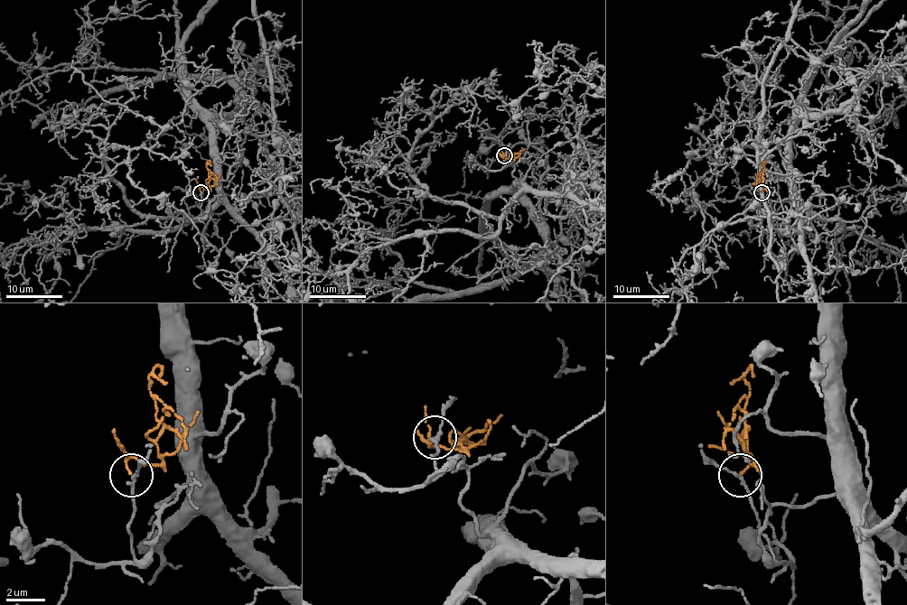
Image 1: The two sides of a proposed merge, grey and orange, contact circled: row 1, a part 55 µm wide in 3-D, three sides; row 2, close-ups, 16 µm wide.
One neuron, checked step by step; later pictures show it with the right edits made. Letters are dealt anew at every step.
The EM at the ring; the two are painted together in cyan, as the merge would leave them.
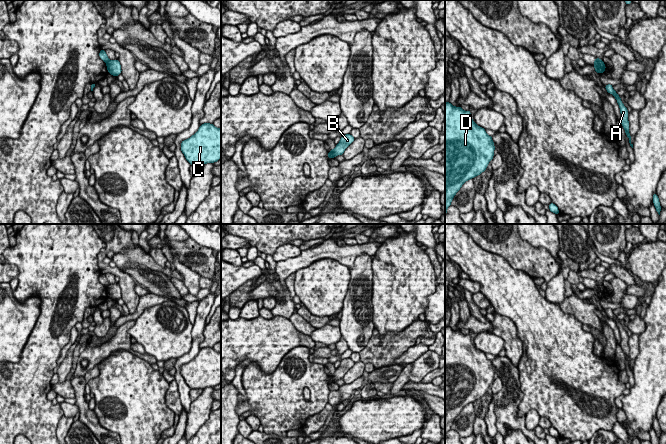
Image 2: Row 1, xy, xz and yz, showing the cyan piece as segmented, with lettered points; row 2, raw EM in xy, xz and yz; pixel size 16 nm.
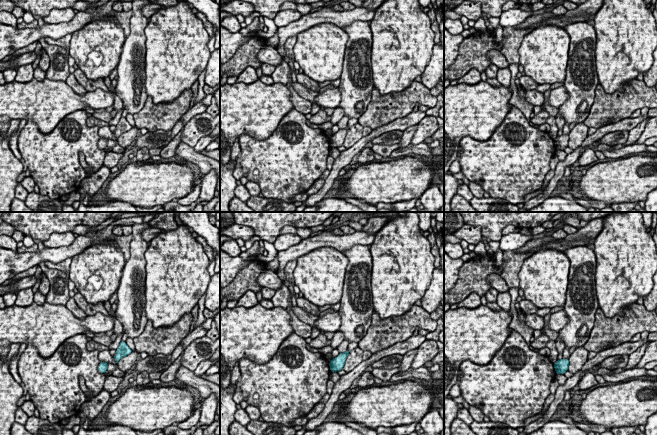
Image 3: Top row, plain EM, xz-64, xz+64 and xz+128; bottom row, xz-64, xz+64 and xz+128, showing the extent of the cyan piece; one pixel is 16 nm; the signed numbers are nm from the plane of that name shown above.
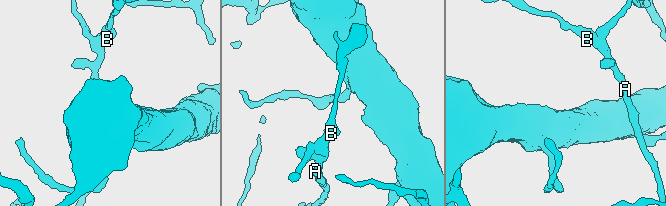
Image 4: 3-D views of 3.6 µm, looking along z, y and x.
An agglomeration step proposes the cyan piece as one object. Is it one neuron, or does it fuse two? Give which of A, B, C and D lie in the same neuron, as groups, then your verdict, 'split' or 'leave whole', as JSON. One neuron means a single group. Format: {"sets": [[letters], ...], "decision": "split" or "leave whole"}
{"sets": [["A", "B"], ["C", "D"]], "decision": "split"}

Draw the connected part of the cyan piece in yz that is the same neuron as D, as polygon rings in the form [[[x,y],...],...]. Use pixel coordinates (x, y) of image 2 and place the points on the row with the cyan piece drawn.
[[[445,102],[445,215],[462,185],[486,170],[494,157],[495,148],[492,136],[489,136],[484,128],[473,121],[470,110],[464,111],[461,106],[455,107],[450,102]]]

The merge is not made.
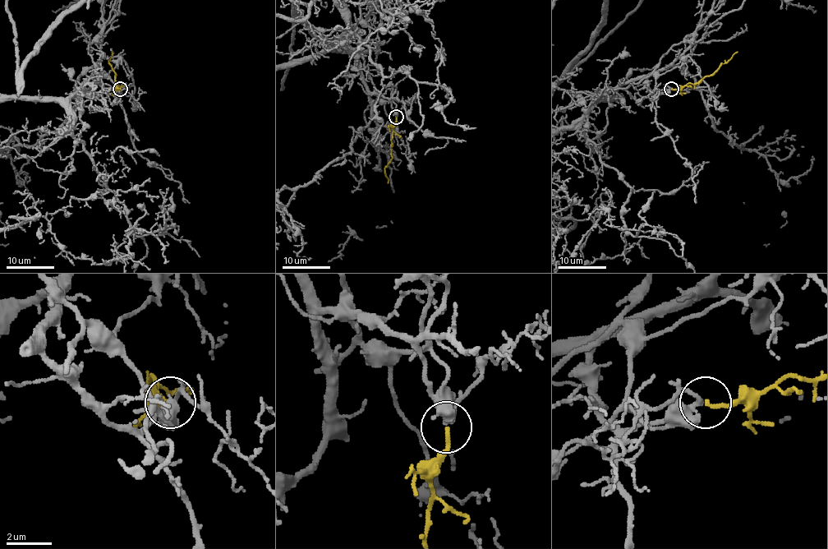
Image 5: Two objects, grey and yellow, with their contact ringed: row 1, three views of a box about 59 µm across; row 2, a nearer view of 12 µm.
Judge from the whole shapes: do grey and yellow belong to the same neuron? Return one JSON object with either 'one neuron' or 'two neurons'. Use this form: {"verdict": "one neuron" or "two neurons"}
{"verdict": "one neuron"}

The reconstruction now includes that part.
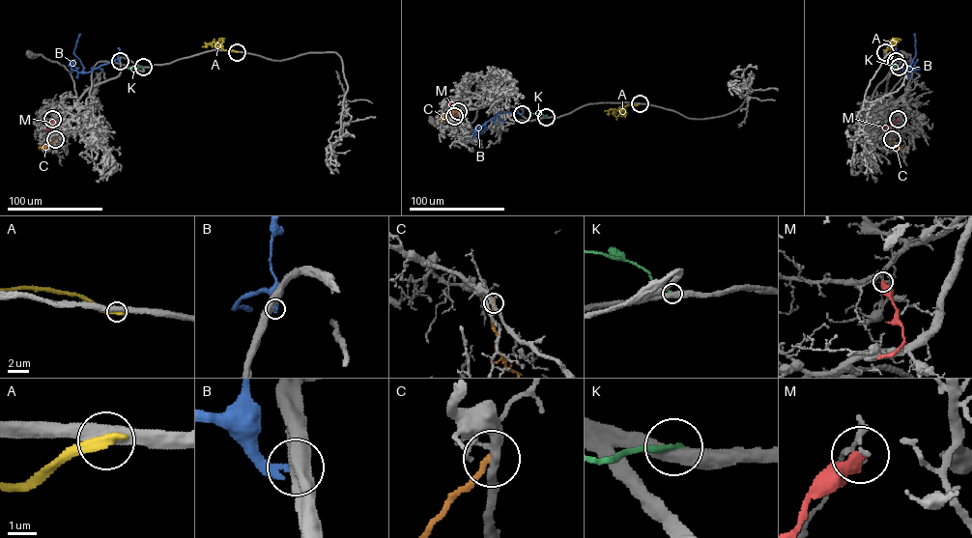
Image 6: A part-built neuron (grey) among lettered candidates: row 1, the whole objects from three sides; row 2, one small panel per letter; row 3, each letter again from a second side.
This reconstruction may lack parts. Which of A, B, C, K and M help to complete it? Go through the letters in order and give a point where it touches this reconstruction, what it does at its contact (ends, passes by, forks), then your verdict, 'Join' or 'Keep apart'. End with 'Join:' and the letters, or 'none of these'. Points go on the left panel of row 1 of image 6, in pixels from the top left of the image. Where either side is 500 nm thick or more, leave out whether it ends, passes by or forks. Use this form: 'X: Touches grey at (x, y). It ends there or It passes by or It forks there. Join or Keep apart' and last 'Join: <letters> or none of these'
A: Touches grey at (237, 52). It ends there. Keep apart
B: Touches grey at (120, 61). Keep apart
C: Touches grey at (55, 139). It ends there. Keep apart
K: Touches grey at (143, 67). It ends there. Keep apart
M: Touches grey at (52, 119). It ends there. Keep apart
Join: none of these

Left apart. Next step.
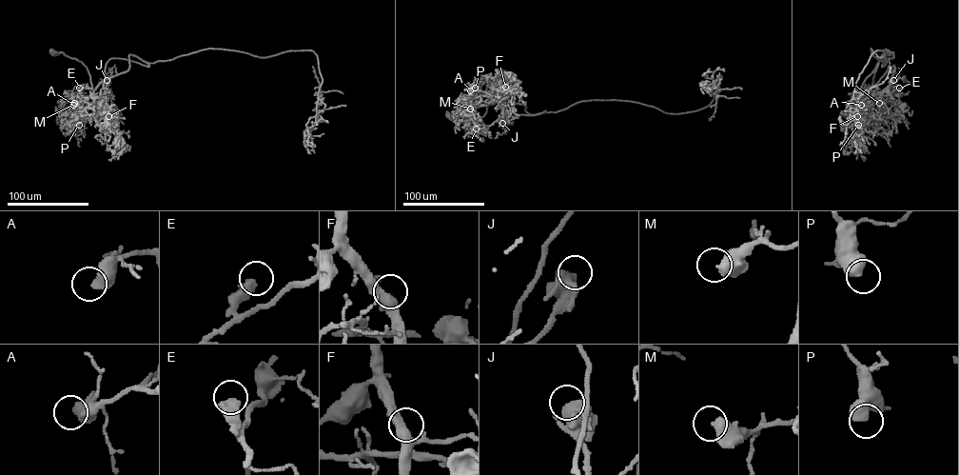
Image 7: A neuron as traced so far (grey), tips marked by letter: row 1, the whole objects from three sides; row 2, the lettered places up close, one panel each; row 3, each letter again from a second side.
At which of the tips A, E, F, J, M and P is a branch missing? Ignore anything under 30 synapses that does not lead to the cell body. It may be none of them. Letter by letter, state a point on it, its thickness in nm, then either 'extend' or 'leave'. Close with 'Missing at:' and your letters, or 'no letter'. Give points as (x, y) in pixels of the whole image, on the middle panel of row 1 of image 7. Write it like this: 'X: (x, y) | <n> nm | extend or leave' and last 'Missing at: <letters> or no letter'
A: (470, 90) | 440 nm | leave
E: (476, 128) | 500 nm | leave
F: (505, 87) | 360 nm | leave
J: (502, 123) | 440 nm | extend
M: (470, 108) | 550 nm | leave
P: (475, 88) | 650 nm | leave
Missing at: J

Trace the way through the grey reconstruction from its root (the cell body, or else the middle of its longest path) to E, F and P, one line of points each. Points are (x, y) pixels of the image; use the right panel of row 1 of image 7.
E: (887, 52), (893, 52), (893, 56), (887, 60), (886, 72), (862, 103), (874, 97), (883, 101), (899, 88)
F: (887, 52), (893, 52), (893, 57), (887, 60), (890, 65), (886, 72), (863, 98), (862, 119), (857, 116)
P: (887, 52), (893, 57), (863, 98), (865, 117), (857, 119), (858, 125)

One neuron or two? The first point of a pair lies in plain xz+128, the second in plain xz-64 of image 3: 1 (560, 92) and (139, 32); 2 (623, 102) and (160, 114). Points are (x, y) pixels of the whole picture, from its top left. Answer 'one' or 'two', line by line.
1: two
2: one

